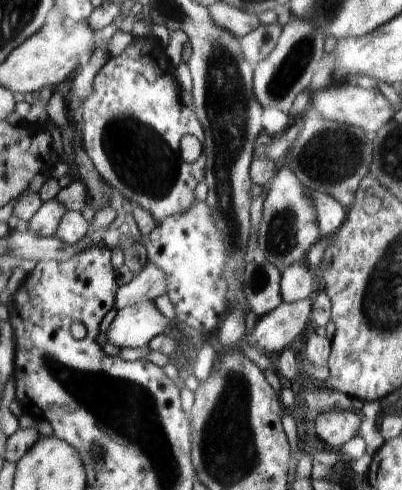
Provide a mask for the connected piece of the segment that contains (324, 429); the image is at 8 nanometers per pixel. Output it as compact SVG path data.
M354 410L321 412L314 418L314 432L323 448L338 450L358 434L360 416Z

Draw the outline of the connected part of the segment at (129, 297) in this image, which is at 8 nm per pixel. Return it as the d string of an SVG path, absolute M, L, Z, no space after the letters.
M147 264L144 270L134 276L131 282L120 287L116 308L123 309L128 305L152 301L155 296L165 294L167 288L168 280L164 271Z

